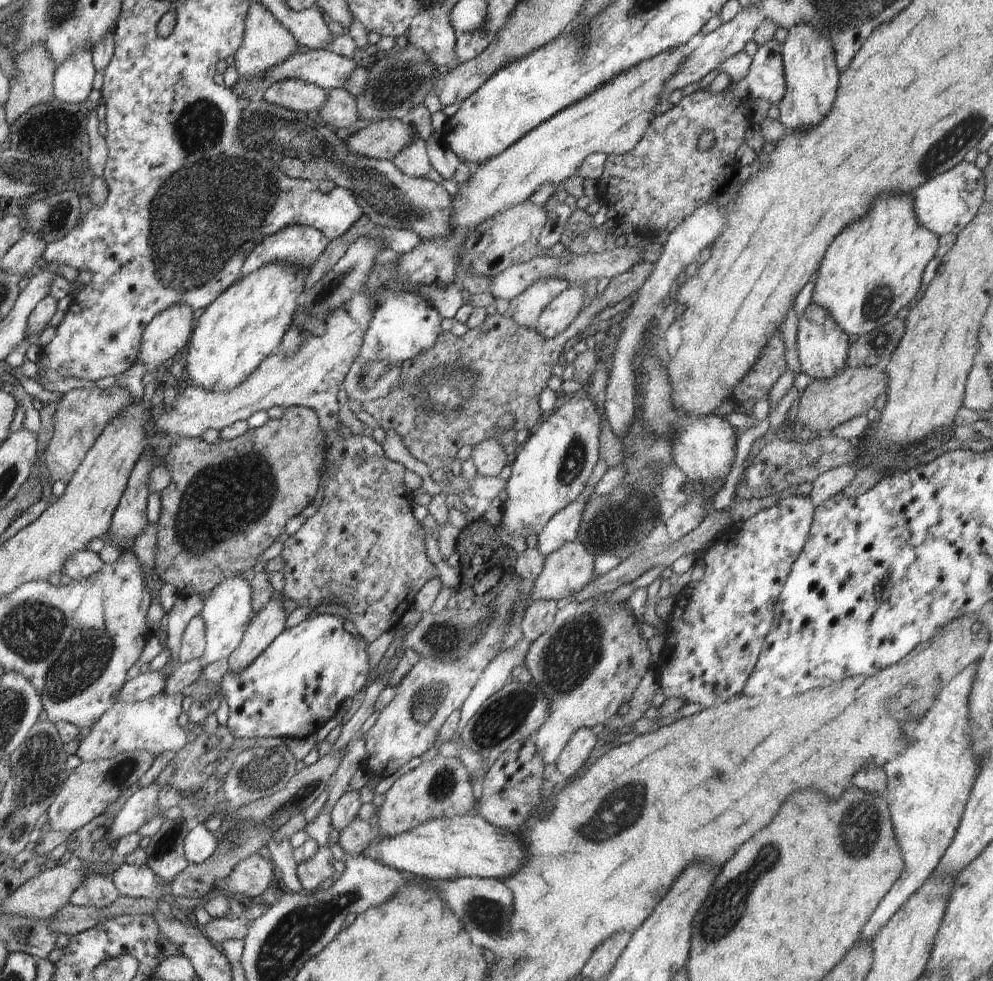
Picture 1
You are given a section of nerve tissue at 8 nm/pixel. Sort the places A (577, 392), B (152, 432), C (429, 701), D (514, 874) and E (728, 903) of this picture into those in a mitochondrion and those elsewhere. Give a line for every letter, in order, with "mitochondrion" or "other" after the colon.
A: other
B: other
C: mitochondrion
D: other
E: mitochondrion

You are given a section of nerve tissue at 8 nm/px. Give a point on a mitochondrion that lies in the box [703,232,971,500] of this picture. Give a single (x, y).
(878, 300)

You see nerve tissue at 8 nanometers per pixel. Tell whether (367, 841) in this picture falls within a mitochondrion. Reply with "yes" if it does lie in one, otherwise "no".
no

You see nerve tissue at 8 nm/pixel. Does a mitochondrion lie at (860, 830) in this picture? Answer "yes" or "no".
yes

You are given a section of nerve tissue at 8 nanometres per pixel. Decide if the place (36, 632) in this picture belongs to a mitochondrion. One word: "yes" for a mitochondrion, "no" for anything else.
yes

